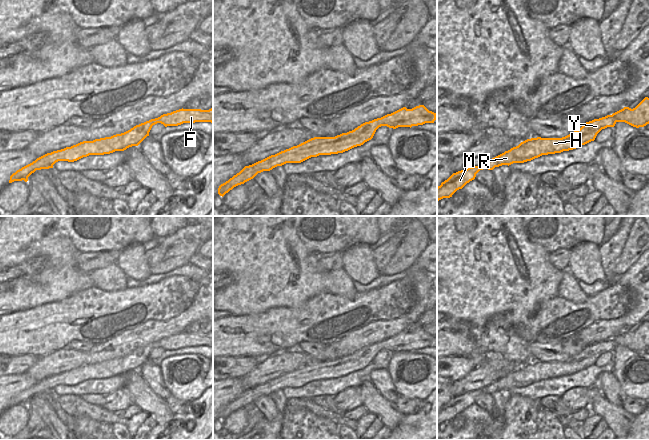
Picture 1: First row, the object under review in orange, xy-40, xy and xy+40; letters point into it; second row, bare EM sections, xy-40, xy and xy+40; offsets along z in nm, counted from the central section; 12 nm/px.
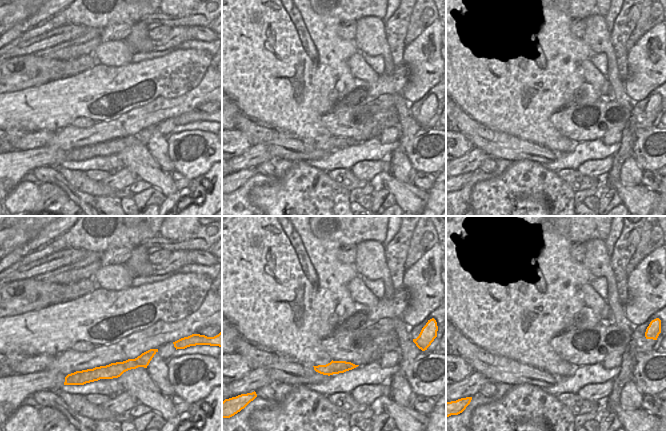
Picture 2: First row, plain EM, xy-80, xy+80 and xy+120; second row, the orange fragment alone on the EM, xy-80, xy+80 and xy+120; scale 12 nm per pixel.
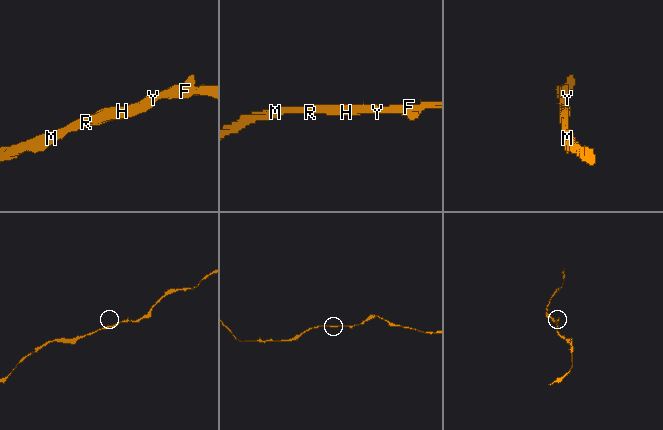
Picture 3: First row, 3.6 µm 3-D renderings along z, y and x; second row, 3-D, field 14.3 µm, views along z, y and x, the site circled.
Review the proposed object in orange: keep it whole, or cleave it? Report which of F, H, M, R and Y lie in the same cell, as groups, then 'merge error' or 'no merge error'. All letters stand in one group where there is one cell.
F H M R Y; no merge error

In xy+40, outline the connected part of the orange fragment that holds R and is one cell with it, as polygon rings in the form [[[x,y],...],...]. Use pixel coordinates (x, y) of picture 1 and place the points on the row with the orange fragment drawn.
[[[645,97],[635,108],[623,109],[605,117],[586,122],[580,129],[562,138],[531,138],[521,142],[518,146],[492,158],[491,160],[453,173],[447,180],[437,187],[437,200],[450,198],[467,183],[474,180],[476,174],[483,169],[493,170],[502,165],[524,163],[542,155],[561,153],[576,149],[591,141],[597,134],[607,127],[614,127],[617,122],[625,122],[639,128],[649,124],[649,98]]]

